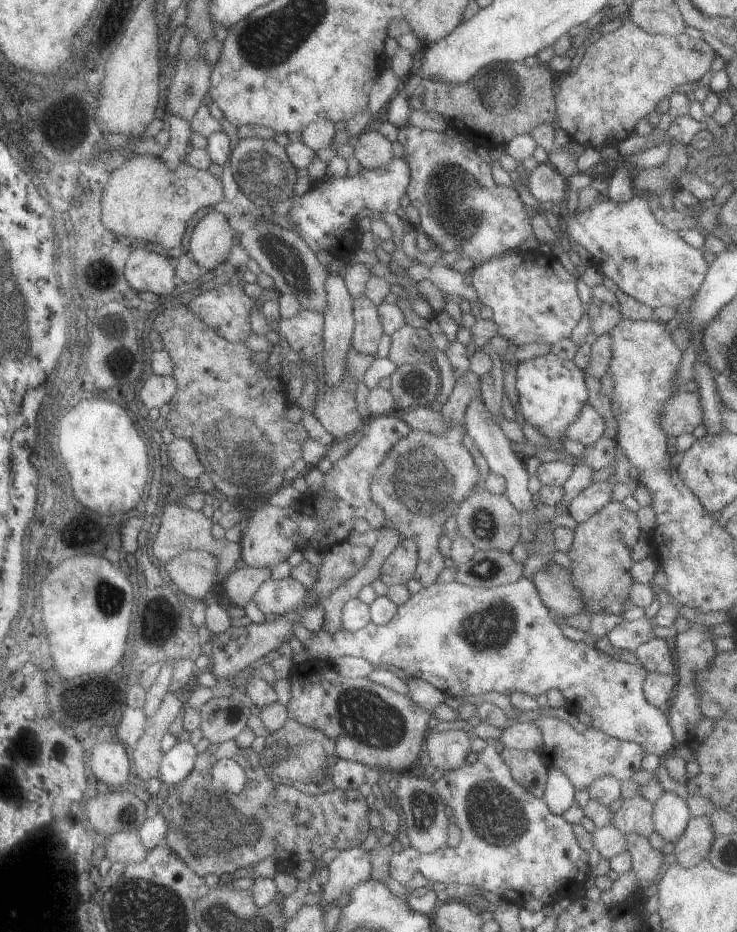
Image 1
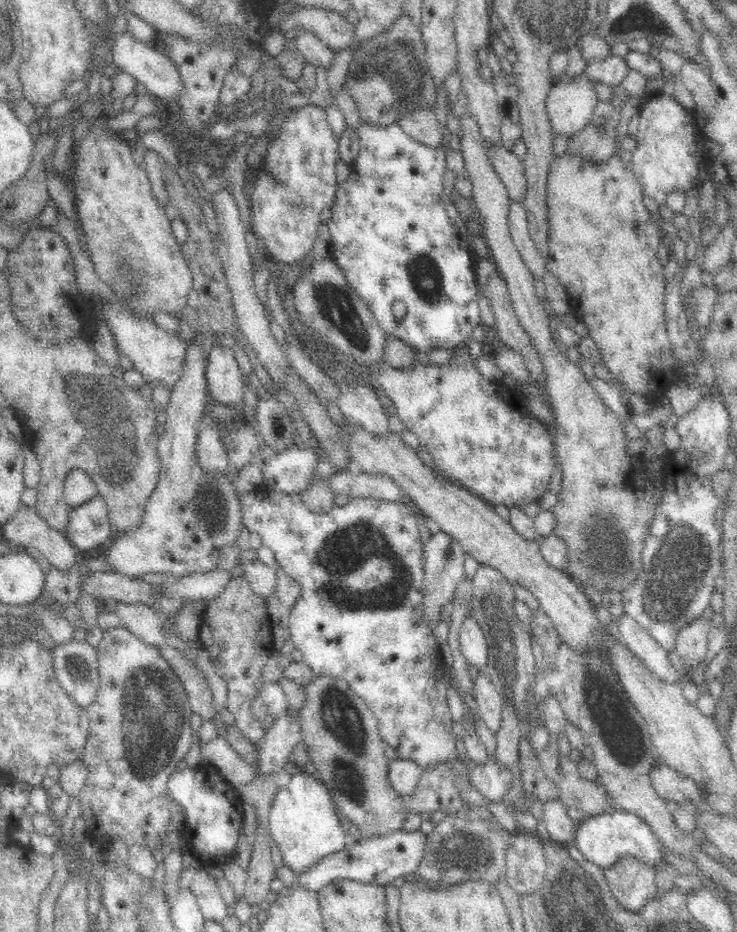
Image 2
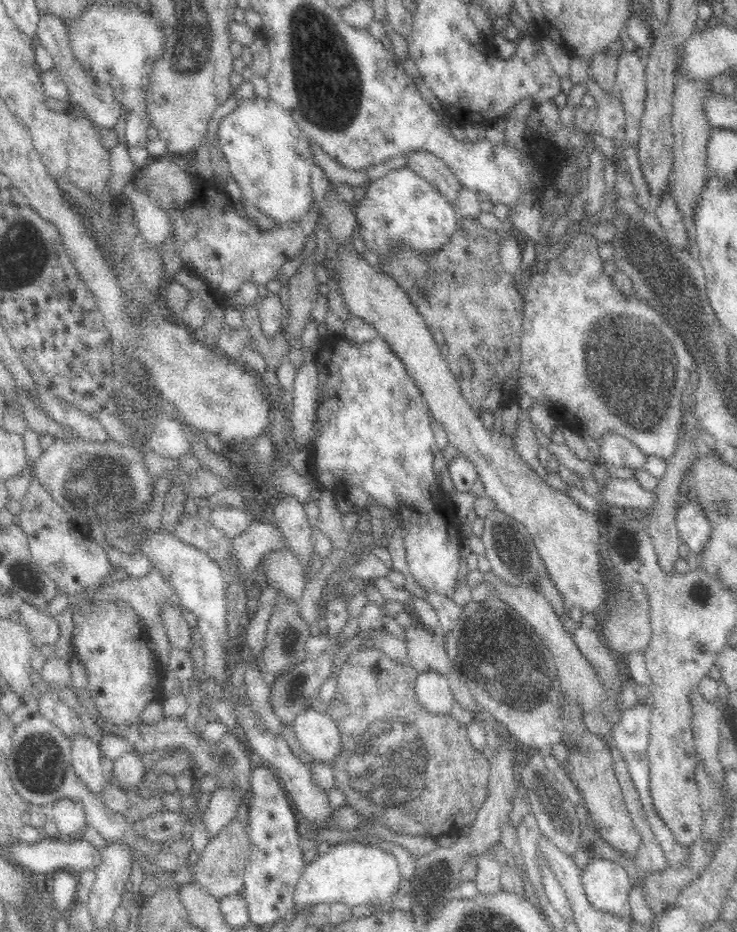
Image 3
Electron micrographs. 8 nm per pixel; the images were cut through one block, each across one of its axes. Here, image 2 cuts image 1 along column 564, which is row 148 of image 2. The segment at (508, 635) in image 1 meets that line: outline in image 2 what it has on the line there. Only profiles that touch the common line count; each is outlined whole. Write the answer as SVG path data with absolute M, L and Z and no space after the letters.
M653 91L640 106L637 125L637 147L632 155L634 178L642 195L649 196L659 205L666 203L668 194L696 190L698 187L700 150L695 113L687 110L674 97Z

